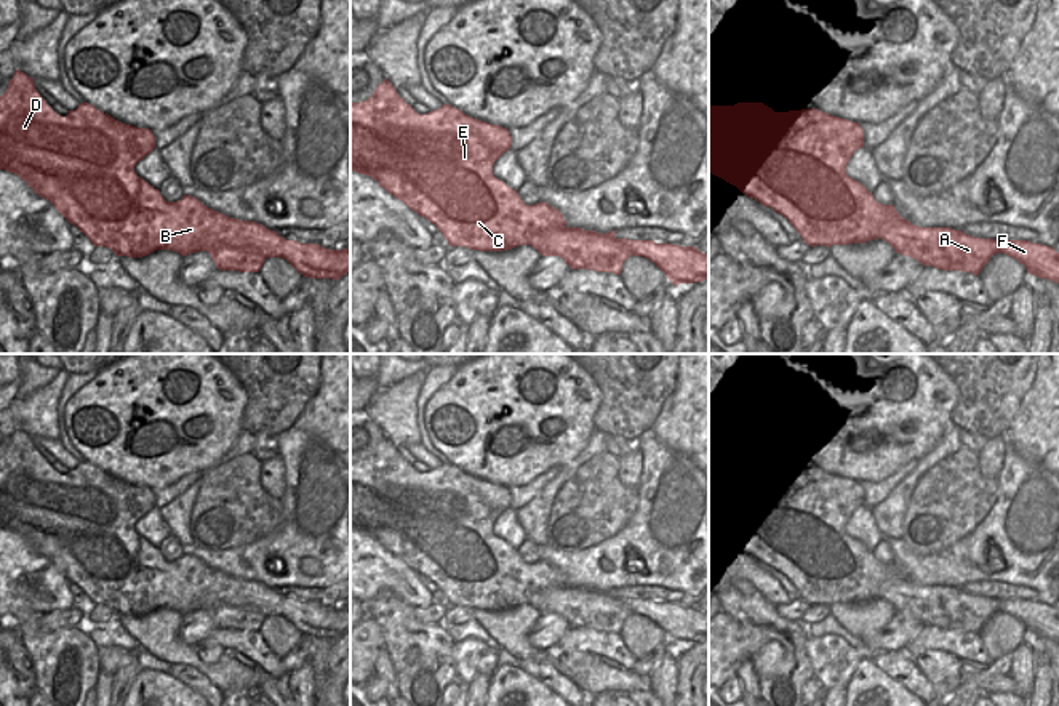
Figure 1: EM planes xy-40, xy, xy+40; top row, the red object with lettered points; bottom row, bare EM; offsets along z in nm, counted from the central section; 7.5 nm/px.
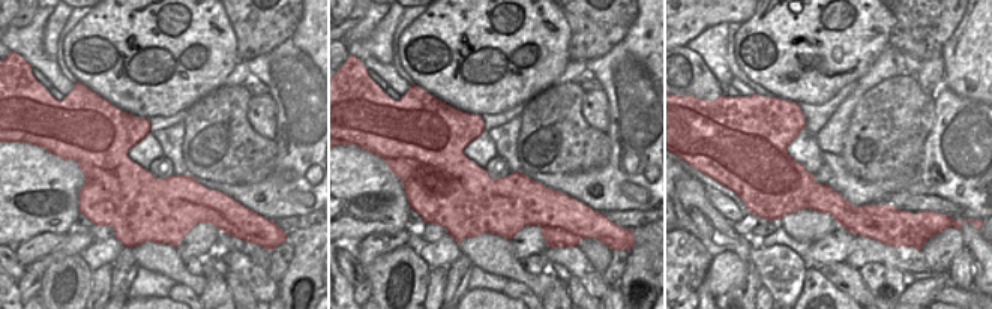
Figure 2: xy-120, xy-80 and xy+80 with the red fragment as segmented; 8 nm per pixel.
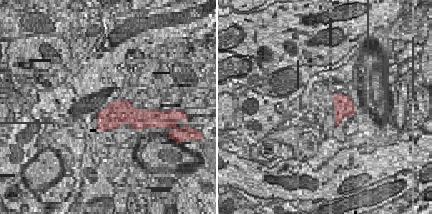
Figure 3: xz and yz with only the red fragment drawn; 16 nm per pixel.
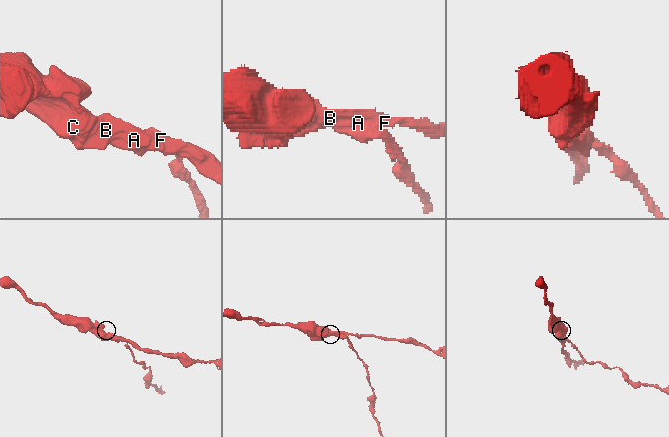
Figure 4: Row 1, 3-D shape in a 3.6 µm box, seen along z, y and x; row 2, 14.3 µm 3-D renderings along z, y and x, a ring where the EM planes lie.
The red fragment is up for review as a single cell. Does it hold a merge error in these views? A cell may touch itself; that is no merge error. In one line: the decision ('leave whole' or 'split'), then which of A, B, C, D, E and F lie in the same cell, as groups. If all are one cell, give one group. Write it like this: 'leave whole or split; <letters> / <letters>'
split; A / B C D E F

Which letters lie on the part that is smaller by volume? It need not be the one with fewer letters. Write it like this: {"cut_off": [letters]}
{"cut_off": ["A"]}

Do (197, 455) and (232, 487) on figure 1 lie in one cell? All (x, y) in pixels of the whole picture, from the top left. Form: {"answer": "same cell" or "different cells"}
{"answer": "different cells"}

